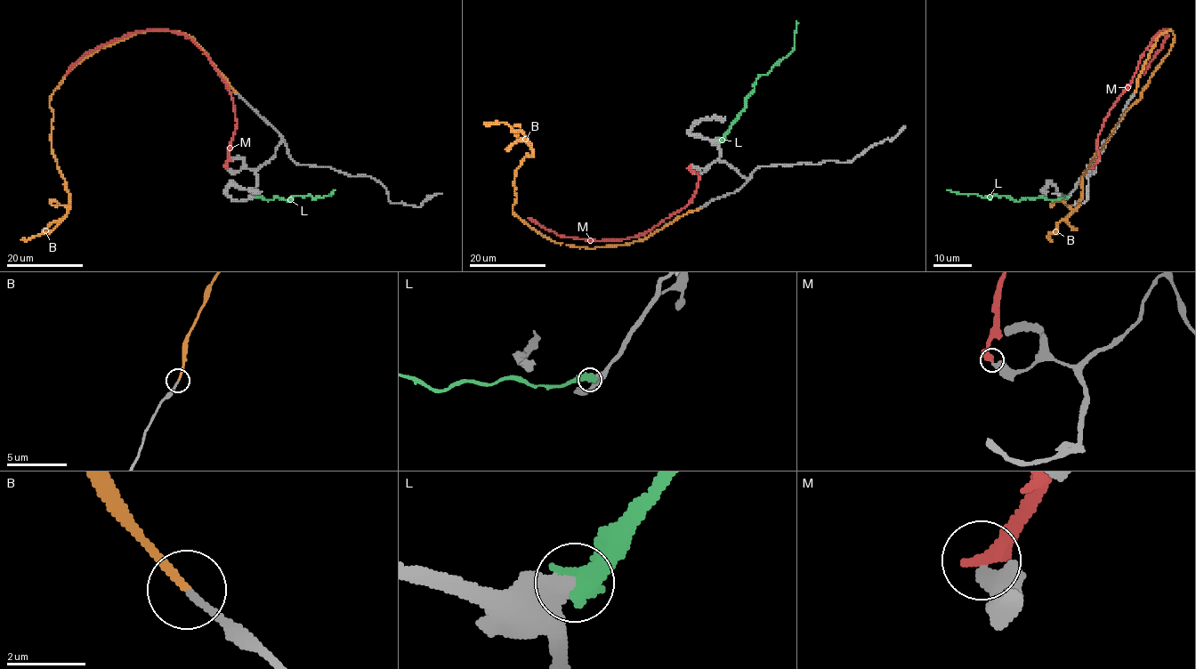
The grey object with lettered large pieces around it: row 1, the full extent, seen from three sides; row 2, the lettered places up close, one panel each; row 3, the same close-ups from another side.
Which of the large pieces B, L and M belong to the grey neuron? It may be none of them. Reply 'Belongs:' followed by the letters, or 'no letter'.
Belongs: B

